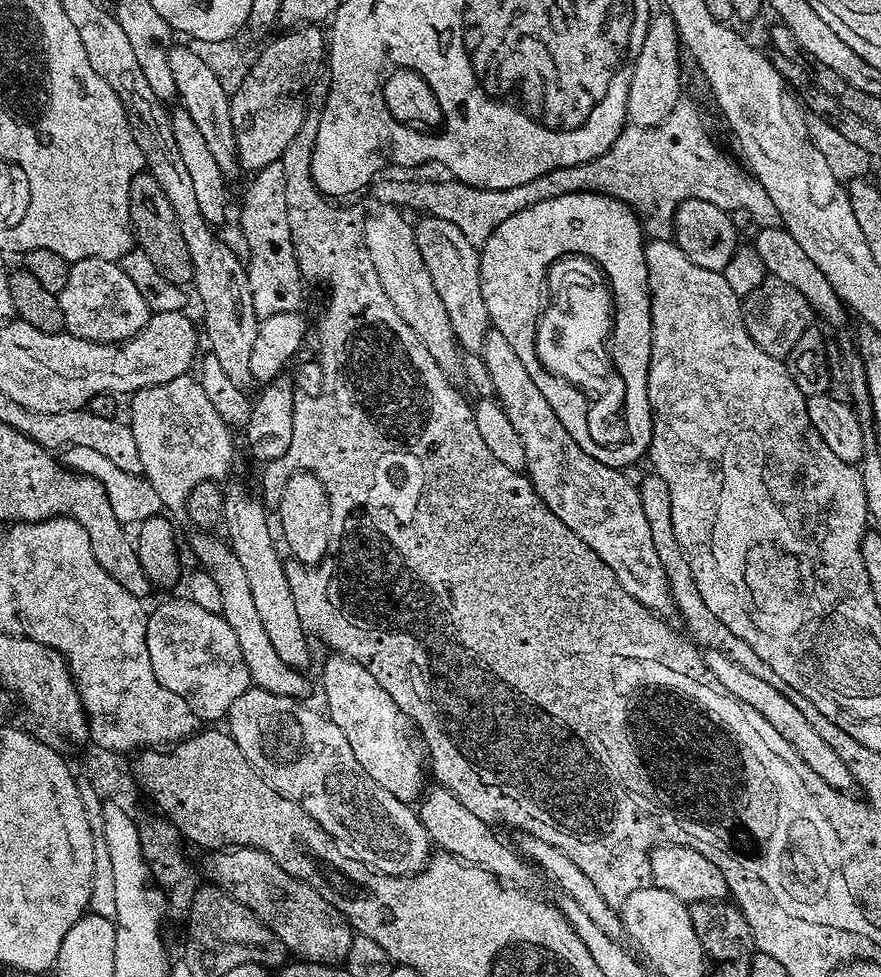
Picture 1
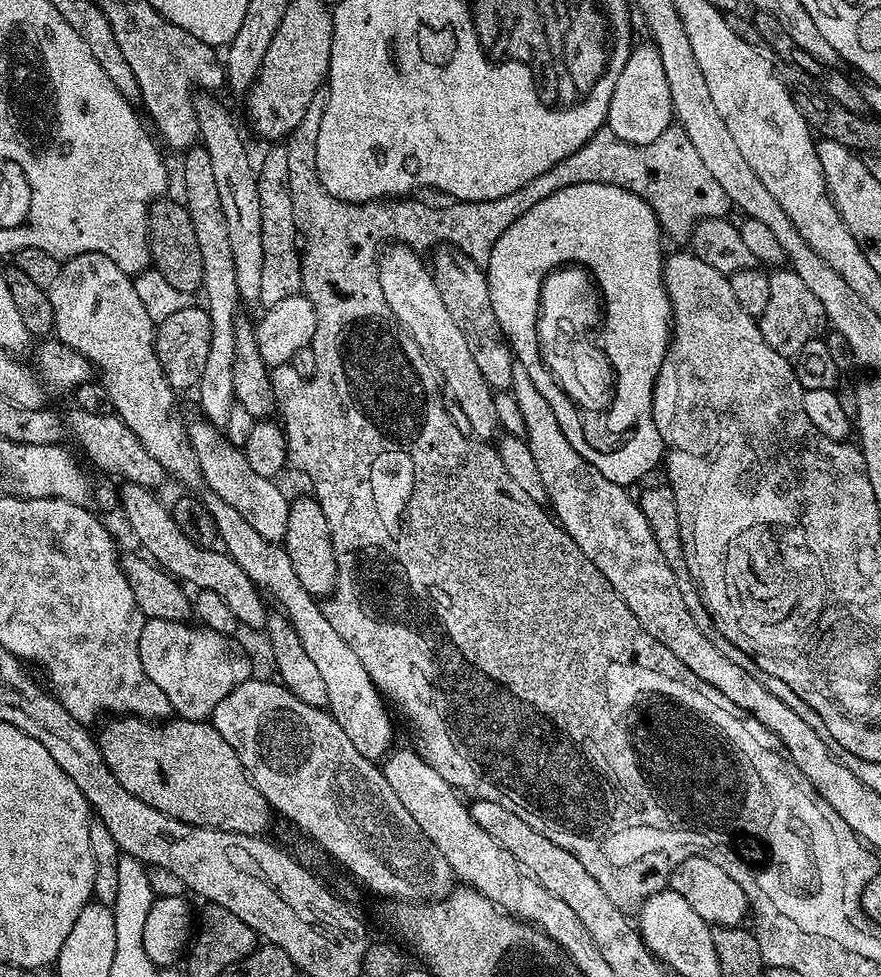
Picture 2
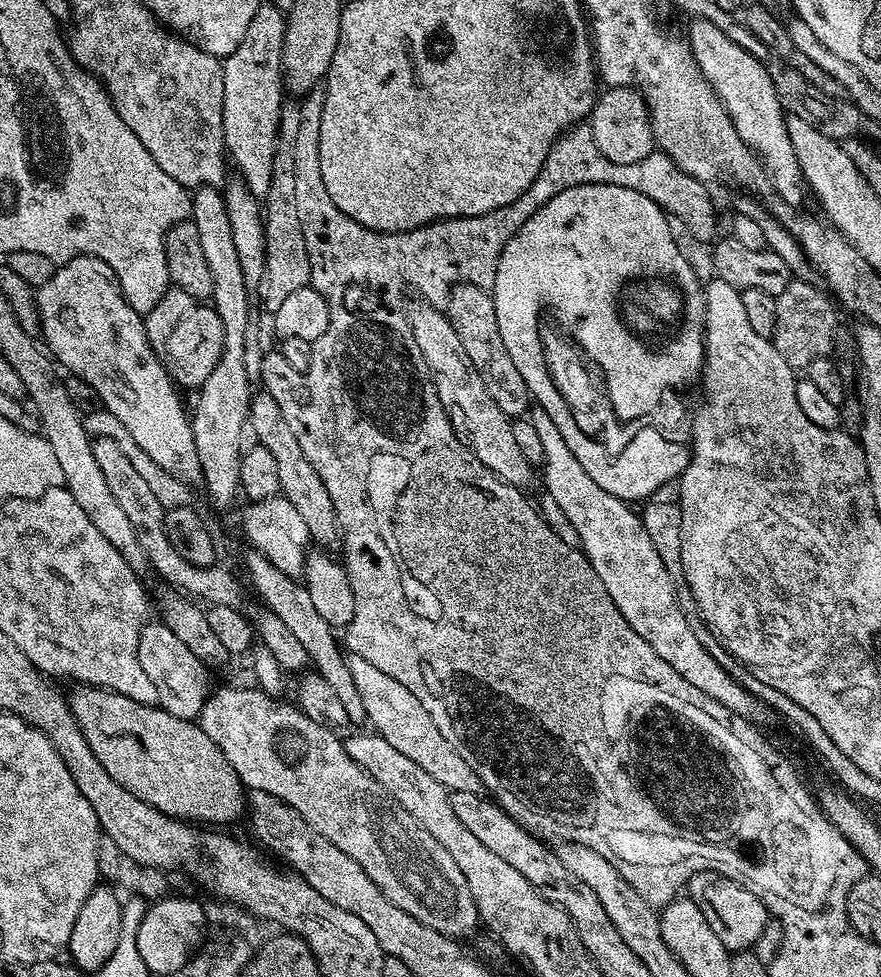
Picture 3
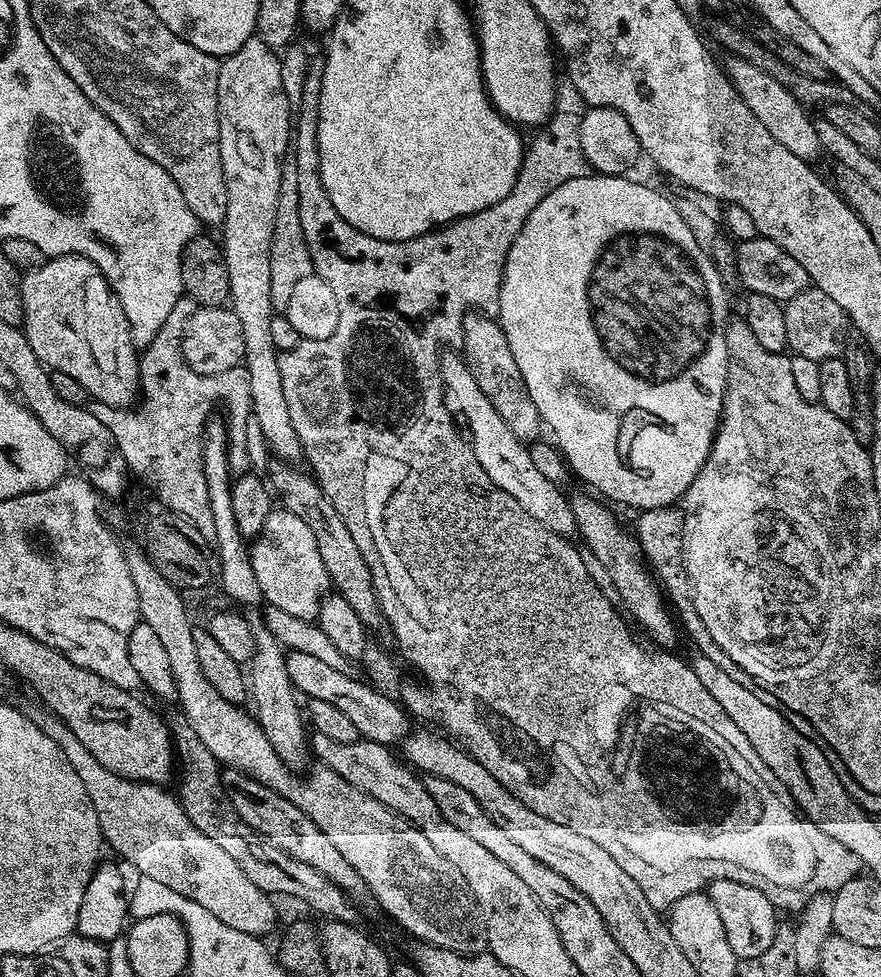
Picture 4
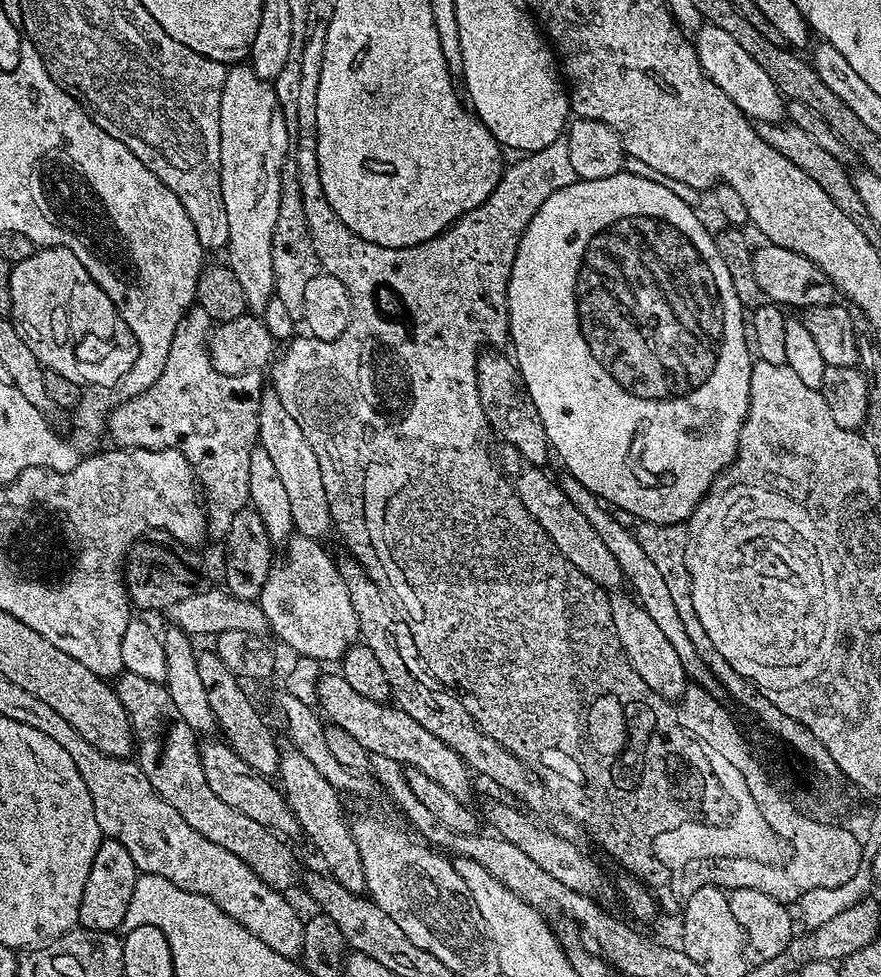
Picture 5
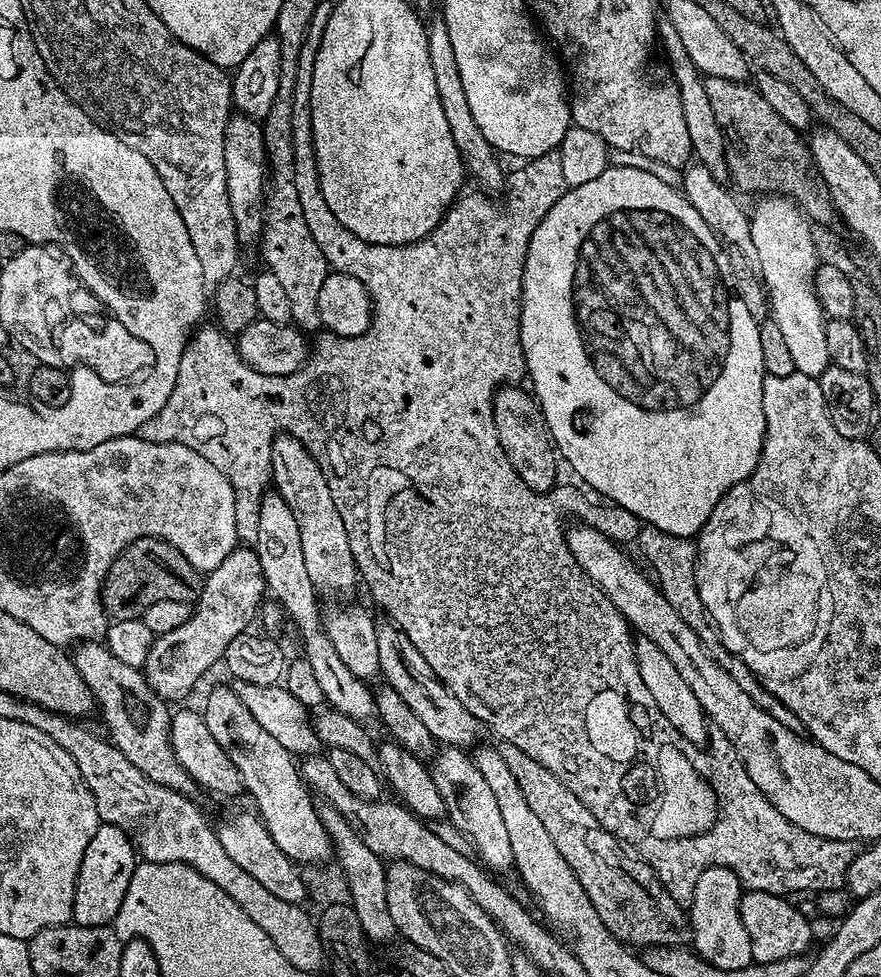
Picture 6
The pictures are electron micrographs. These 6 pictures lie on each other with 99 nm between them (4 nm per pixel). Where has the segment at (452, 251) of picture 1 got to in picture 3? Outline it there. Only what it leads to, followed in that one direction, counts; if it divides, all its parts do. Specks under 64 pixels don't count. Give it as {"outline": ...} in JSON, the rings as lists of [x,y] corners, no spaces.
{"outline":[[[475,282],[453,283],[450,291],[446,315],[470,362],[474,362],[478,378],[482,378],[486,390],[490,390],[490,398],[498,402],[498,410],[505,412],[509,418],[523,417],[530,408],[530,393],[522,374],[518,374],[518,366],[514,366],[514,358],[510,358],[502,343],[502,334],[498,334],[498,314],[494,310],[491,291],[478,287]]]}

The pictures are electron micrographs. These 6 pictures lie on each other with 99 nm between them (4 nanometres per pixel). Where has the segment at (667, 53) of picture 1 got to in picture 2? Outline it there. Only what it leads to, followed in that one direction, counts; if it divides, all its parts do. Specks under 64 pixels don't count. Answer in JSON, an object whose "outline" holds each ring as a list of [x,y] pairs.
{"outline":[[[637,43],[628,55],[626,66],[622,66],[622,74],[618,74],[618,83],[614,86],[614,95],[610,98],[606,117],[607,131],[613,132],[627,144],[649,144],[658,138],[658,134],[673,127],[673,124],[670,82],[666,82],[662,58],[655,44]]]}

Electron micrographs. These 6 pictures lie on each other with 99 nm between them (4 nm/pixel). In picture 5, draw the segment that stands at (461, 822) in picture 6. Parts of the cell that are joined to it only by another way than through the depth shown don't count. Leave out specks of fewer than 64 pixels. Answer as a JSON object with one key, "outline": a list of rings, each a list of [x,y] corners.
{"outline":[[[339,674],[321,675],[317,682],[317,700],[319,711],[326,717],[329,725],[347,730],[370,754],[386,754],[386,758],[394,758],[394,762],[410,768],[422,770],[438,786],[443,786],[454,798],[465,802],[471,801],[473,773],[468,764],[442,738],[430,734],[426,726],[414,722],[410,714],[406,714],[401,708],[397,708],[392,702],[374,702],[374,698],[366,698],[353,690],[350,682]]]}

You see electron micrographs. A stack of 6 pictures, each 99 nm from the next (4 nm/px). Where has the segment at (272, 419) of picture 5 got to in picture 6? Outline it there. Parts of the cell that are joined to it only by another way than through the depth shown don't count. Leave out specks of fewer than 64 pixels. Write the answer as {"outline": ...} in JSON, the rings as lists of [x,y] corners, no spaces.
{"outline":[[[281,434],[272,443],[272,479],[275,491],[293,511],[298,522],[302,553],[306,560],[307,573],[317,593],[348,592],[358,584],[356,559],[350,550],[350,538],[342,522],[342,514],[334,506],[332,486],[325,469],[298,438]]]}

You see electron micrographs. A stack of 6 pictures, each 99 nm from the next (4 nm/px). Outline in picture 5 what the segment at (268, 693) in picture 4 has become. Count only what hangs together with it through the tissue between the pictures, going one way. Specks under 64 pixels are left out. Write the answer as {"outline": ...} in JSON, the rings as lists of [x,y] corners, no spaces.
{"outline":[[[291,746],[280,753],[278,769],[279,787],[284,793],[290,810],[298,818],[300,831],[308,834],[321,858],[324,859],[327,875],[332,876],[346,890],[363,893],[366,889],[366,874],[362,870],[362,857],[358,854],[358,846],[352,837],[349,817],[344,817],[340,806],[341,793],[312,765],[302,754]]]}

